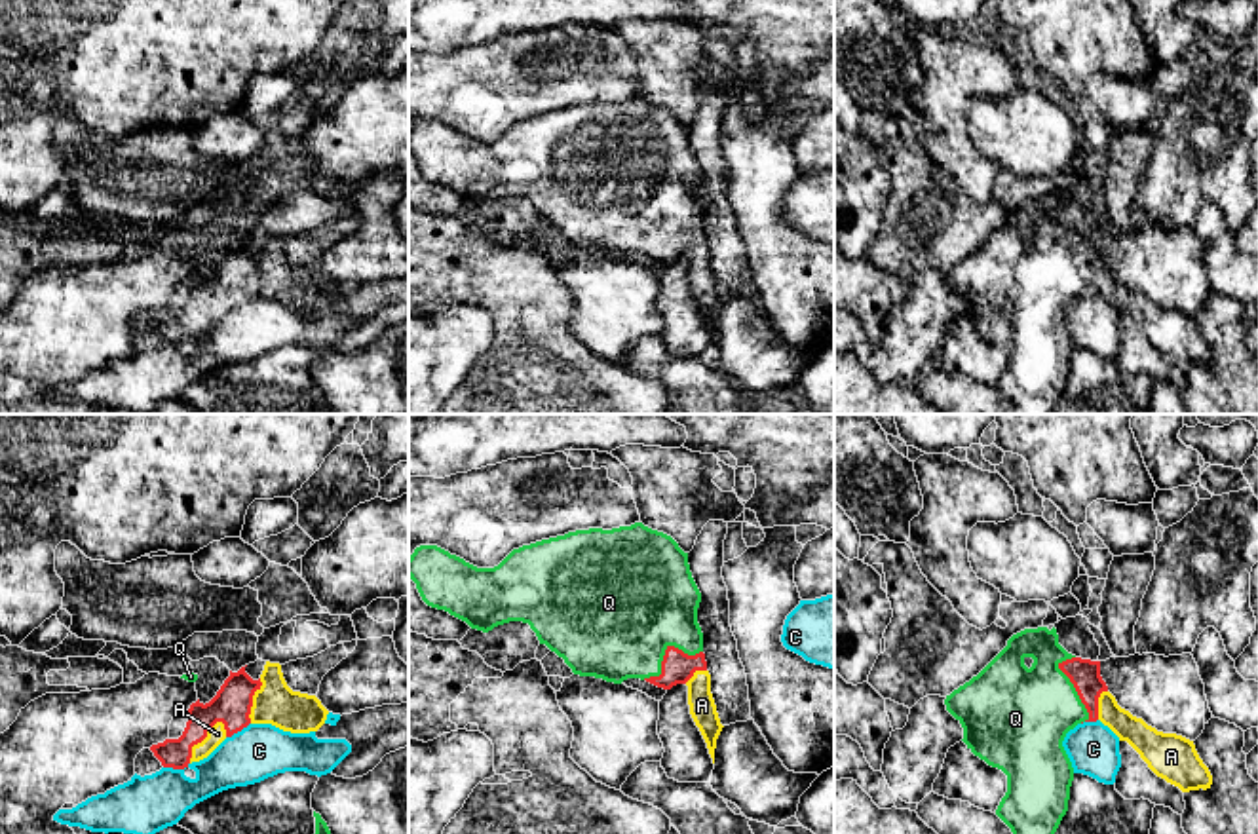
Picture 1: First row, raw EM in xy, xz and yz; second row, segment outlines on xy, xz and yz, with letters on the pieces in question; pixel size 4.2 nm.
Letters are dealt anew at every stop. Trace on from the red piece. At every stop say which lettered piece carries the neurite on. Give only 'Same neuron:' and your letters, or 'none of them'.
Same neuron: A, Q

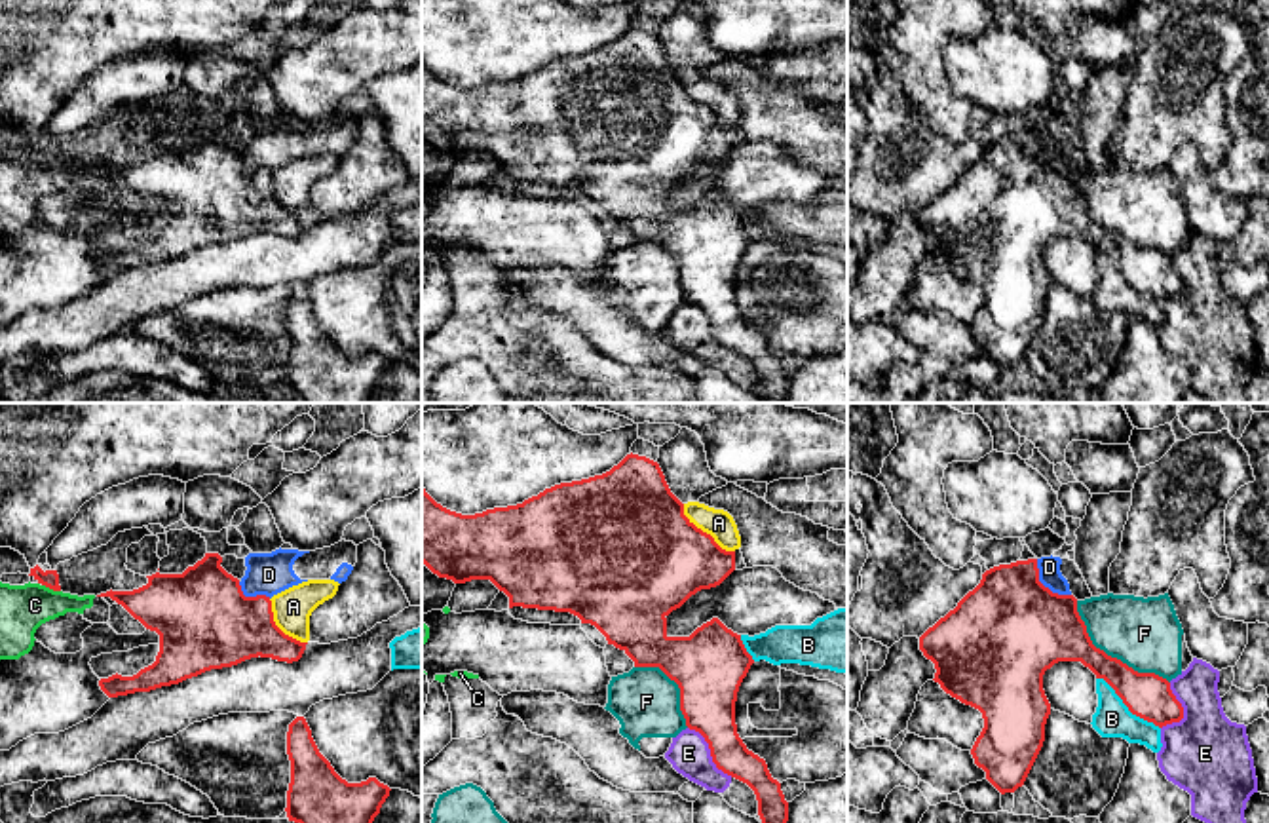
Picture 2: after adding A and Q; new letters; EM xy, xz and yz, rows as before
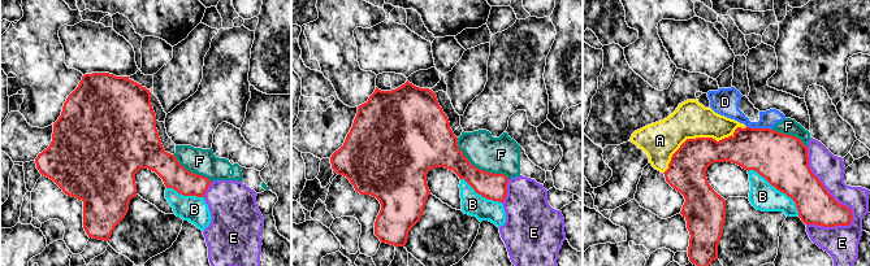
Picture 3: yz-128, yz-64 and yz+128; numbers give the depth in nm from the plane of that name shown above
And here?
Same neuron: none of them

